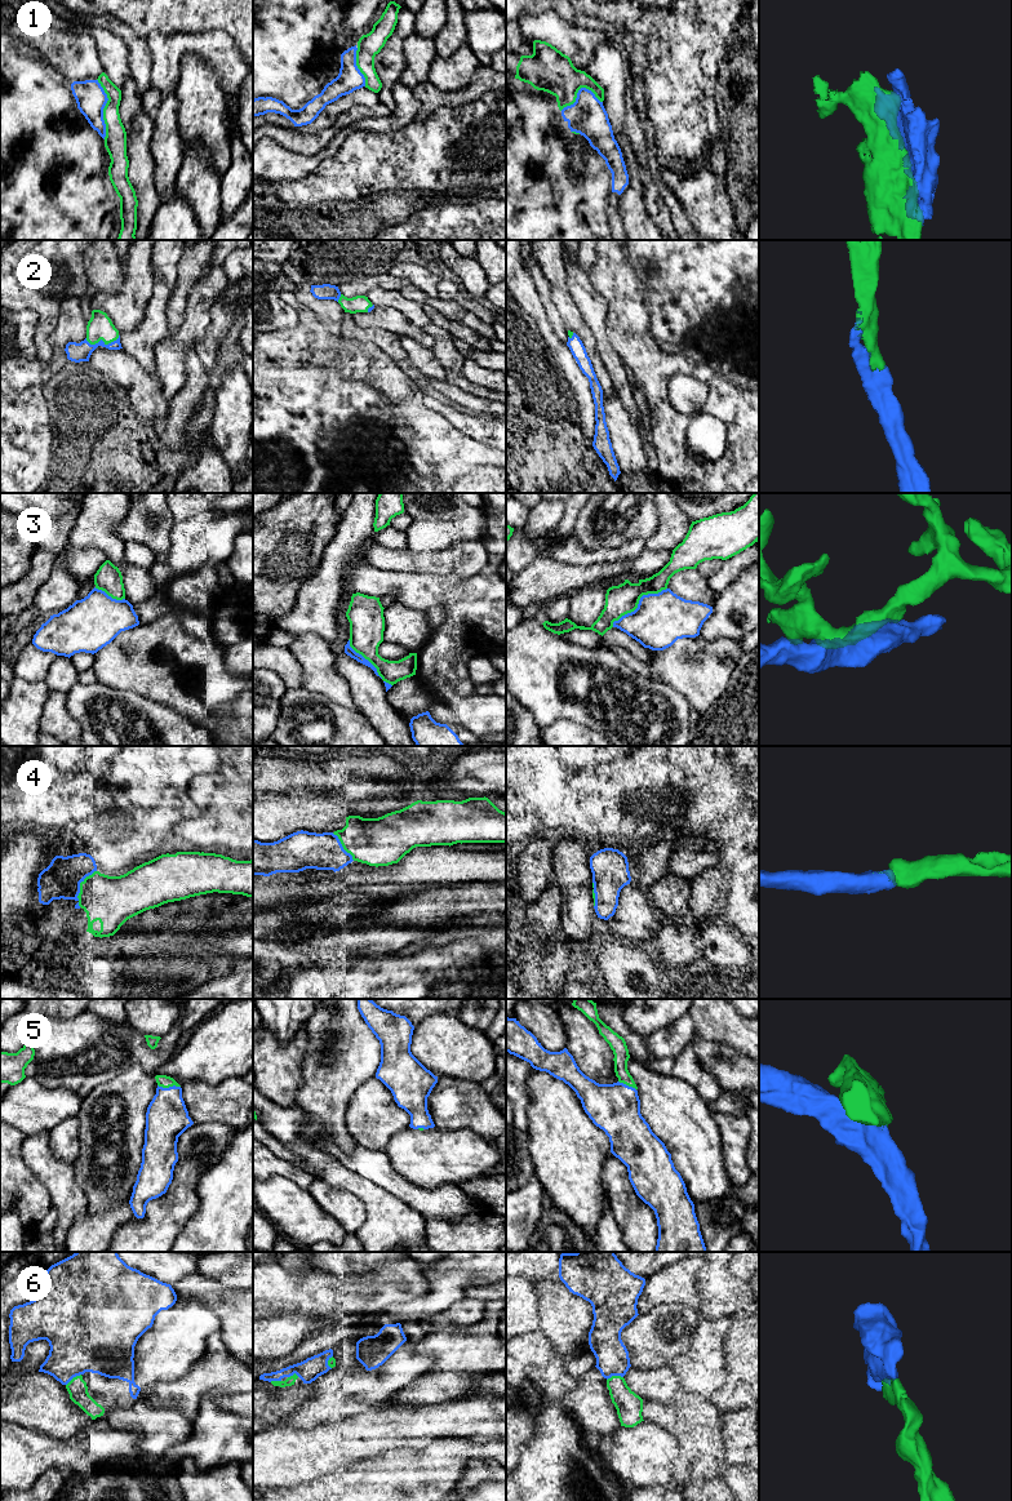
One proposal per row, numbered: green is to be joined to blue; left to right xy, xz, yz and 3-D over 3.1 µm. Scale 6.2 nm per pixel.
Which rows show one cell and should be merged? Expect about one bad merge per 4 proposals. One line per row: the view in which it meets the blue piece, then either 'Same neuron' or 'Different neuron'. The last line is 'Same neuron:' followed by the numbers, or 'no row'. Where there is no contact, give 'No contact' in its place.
1: Touches blue in xy. Different neuron
2: Touches blue in xy. Same neuron
3: Touches blue in yz. Different neuron
4: Touches blue in xy. Same neuron
5: Touches blue in xy. Same neuron
6: Touches blue in yz. Same neuron
Same neuron: 2, 4, 5, 6

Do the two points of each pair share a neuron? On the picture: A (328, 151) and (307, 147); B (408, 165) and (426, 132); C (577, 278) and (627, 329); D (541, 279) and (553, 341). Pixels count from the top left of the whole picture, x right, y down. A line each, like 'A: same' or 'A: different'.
A: different
B: same
C: different
D: different

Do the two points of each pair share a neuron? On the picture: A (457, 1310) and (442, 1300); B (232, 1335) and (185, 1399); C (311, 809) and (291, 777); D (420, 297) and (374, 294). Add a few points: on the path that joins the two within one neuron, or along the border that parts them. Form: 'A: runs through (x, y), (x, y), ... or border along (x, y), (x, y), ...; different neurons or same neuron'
A: border along (462, 1296), (426, 1320); different neurons
B: border along (218, 1331), (225, 1346), (239, 1360); different neurons
C: border along (271, 793), (293, 795); different neurons
D: border along (400, 291), (405, 297), (424, 305); different neurons

